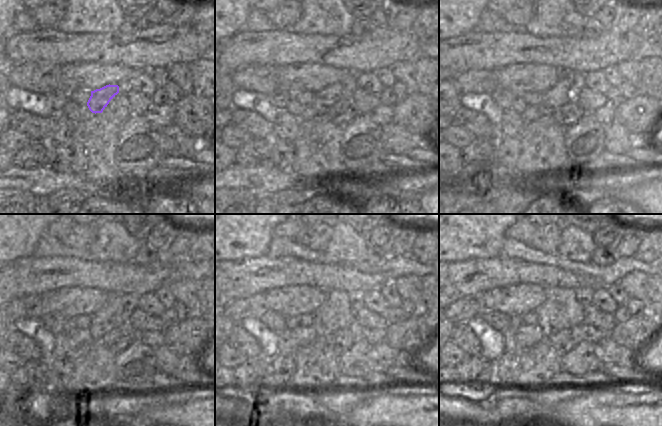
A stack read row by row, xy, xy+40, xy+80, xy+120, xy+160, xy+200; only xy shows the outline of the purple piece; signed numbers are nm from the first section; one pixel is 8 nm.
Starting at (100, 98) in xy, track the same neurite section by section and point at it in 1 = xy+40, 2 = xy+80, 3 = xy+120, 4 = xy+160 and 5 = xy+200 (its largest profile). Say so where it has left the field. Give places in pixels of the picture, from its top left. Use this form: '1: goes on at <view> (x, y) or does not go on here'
1: goes on at xy+40 (324, 99)
2: goes on at xy+80 (560, 93)
3: goes on at xy+120 (112, 314)
4: goes on at xy+160 (335, 313)
5: goes on at xy+200 (560, 310)

